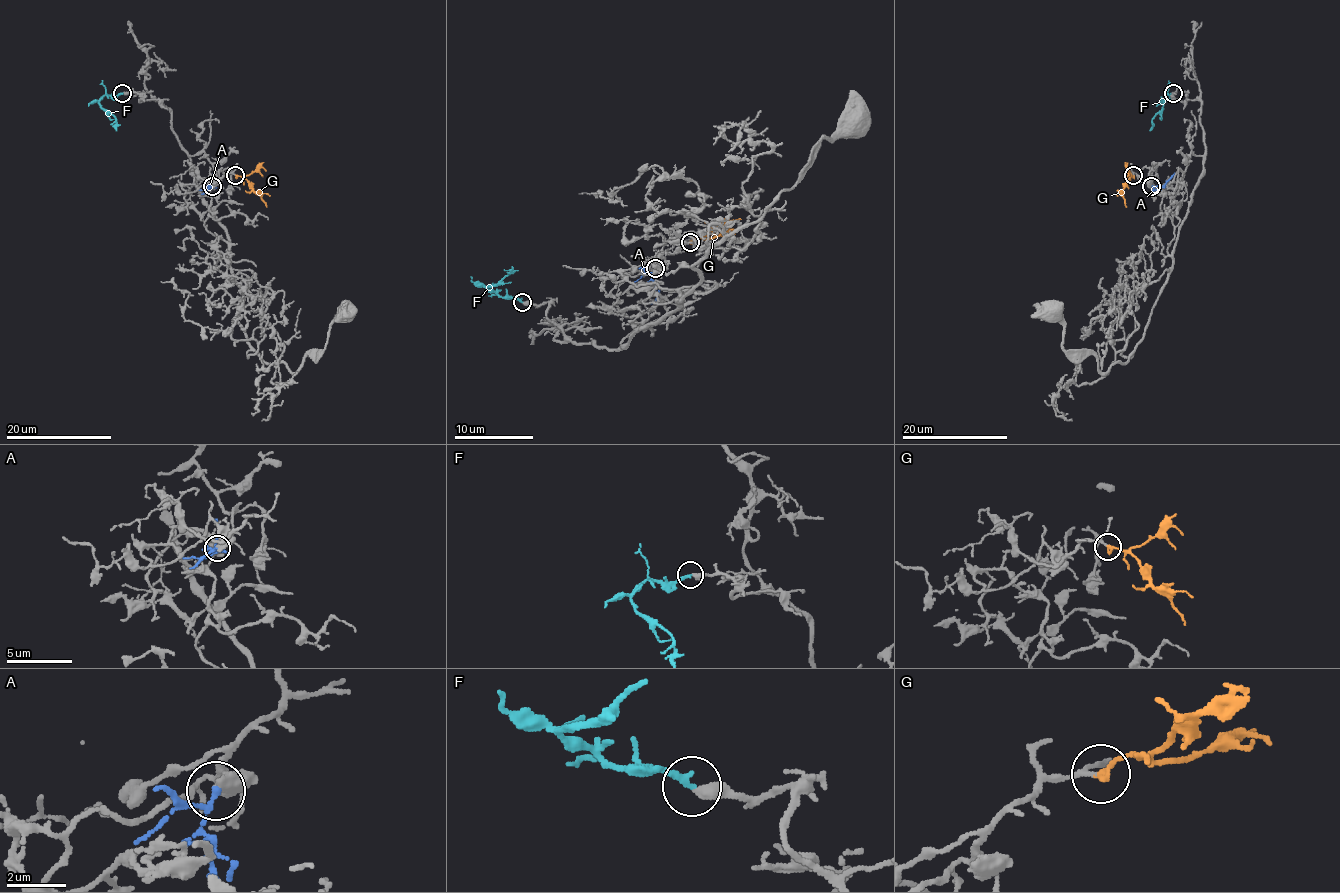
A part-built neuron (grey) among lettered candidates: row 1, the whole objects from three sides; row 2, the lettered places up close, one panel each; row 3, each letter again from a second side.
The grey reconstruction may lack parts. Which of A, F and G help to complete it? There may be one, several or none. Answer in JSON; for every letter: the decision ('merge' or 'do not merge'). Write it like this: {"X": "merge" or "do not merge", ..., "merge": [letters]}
{"A": "do not merge", "F": "merge", "G": "merge", "merge": ["F", "G"]}

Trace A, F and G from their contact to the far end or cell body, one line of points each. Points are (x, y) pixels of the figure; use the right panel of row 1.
A: (1151, 185), (1161, 187), (1175, 172)
F: (1173, 93), (1168, 94), (1161, 109), (1152, 118), (1150, 130)
G: (1132, 175), (1122, 191), (1126, 207)

